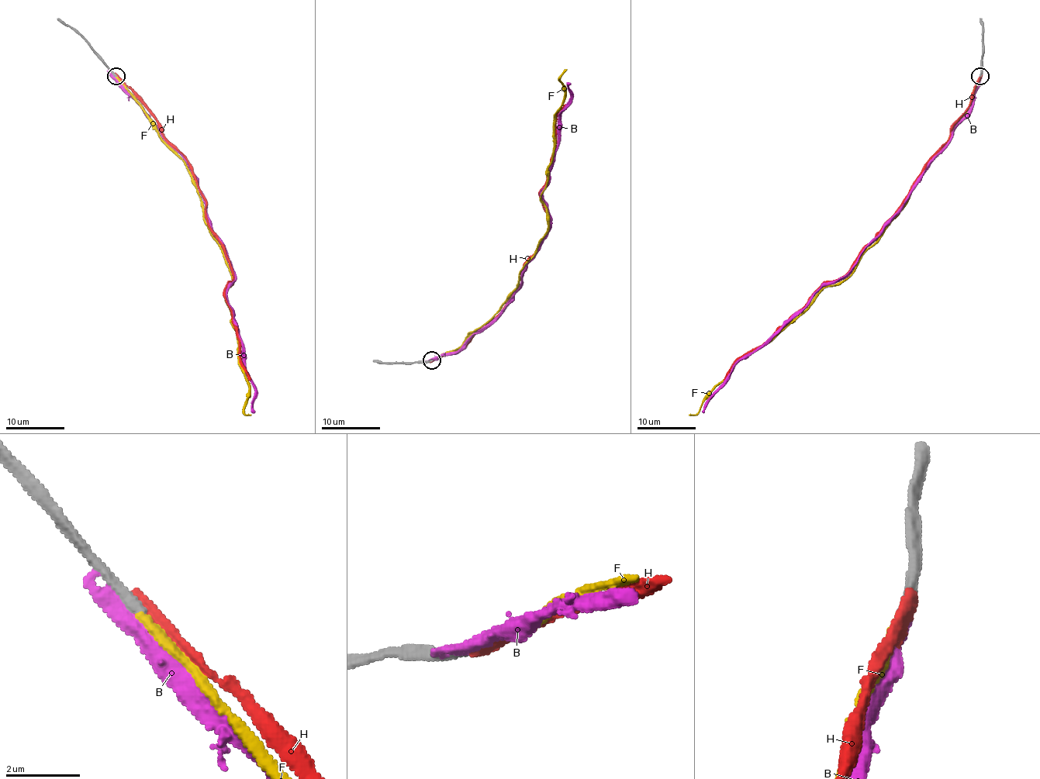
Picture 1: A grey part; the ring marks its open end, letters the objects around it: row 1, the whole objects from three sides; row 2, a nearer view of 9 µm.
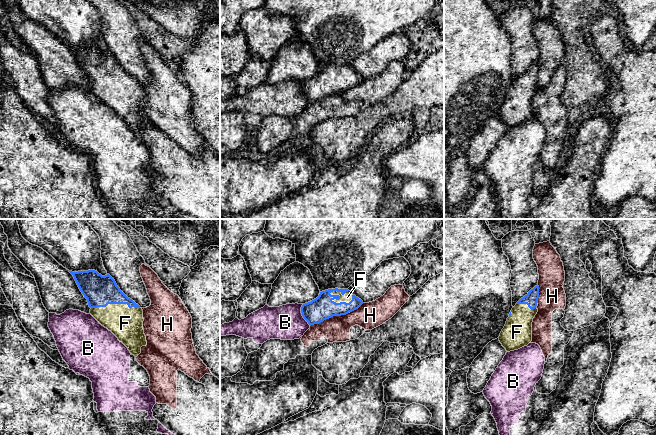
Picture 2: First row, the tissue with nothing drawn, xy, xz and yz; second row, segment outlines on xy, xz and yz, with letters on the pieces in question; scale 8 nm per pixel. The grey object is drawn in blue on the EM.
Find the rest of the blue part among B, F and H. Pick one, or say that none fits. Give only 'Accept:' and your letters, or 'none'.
Accept: F

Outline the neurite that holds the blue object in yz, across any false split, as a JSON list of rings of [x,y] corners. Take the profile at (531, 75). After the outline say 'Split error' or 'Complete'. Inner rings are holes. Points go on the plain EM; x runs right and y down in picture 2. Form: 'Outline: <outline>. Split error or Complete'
Outline: [[[539,62],[531,65],[512,84],[499,117],[507,128],[518,126],[532,117],[532,98],[538,88]]]. Split error

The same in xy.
Outline: [[[95,46],[69,48],[73,51],[80,67],[87,75],[91,84],[90,90],[102,102],[111,107],[132,131],[137,133],[141,129],[141,123],[147,121],[143,106],[142,84],[120,66],[109,50],[102,52]]]. Split error

